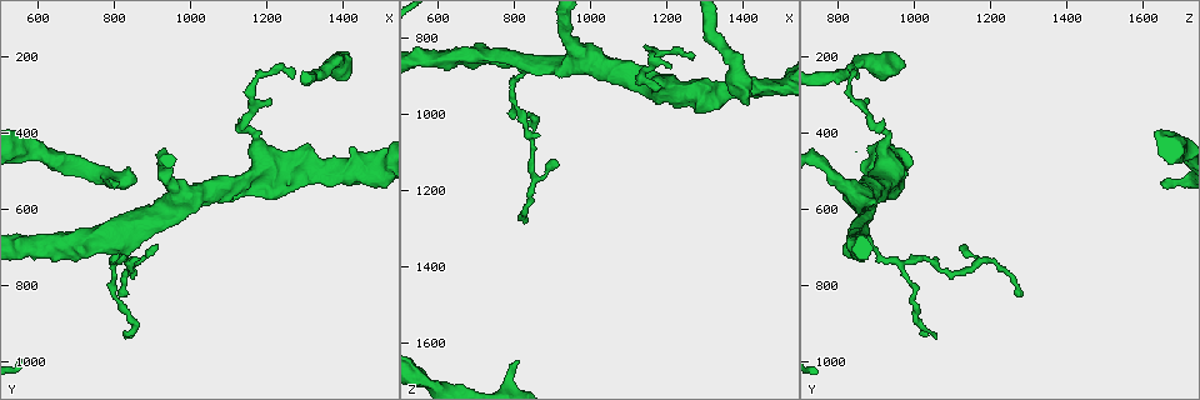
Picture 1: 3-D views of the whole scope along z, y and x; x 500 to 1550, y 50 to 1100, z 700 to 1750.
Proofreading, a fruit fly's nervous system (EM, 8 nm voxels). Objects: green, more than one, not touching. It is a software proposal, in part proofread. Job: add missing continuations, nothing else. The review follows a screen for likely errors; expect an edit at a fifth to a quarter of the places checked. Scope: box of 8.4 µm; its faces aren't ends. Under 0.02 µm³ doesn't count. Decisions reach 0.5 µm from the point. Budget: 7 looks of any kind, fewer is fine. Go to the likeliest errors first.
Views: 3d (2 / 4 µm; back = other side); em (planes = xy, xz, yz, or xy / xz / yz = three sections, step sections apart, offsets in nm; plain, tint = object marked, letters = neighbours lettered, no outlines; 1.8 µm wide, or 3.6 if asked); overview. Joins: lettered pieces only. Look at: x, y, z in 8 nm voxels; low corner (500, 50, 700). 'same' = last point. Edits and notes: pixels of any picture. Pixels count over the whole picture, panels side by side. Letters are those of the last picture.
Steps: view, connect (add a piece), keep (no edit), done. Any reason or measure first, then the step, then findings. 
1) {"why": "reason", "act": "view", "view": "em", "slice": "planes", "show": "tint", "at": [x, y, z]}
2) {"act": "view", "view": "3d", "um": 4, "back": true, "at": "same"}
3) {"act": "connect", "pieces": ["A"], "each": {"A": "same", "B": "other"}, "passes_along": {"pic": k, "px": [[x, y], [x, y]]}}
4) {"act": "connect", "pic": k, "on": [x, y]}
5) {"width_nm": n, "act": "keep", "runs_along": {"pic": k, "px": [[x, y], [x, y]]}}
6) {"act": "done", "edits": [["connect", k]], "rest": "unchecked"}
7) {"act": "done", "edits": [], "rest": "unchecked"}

{"why": "free end", "act": "view", "view": "em", "slice": "planes", "show": "letters", "at": [805, 530, 1640]}

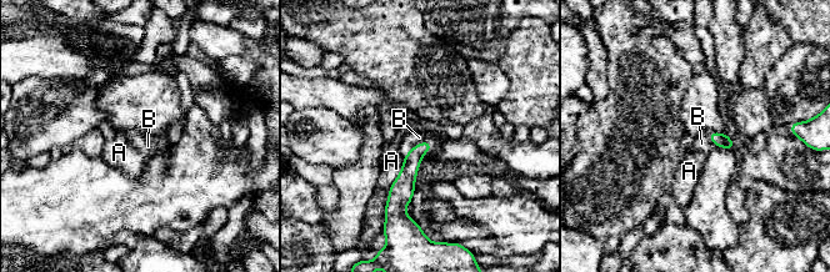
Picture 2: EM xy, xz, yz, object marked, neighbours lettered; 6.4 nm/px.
{"act": "connect", "pieces": ["B"], "each": {"A": "other", "B": "same"}, "found": "the neuron continues"}

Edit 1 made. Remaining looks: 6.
{"act": "view", "view": "overview"}

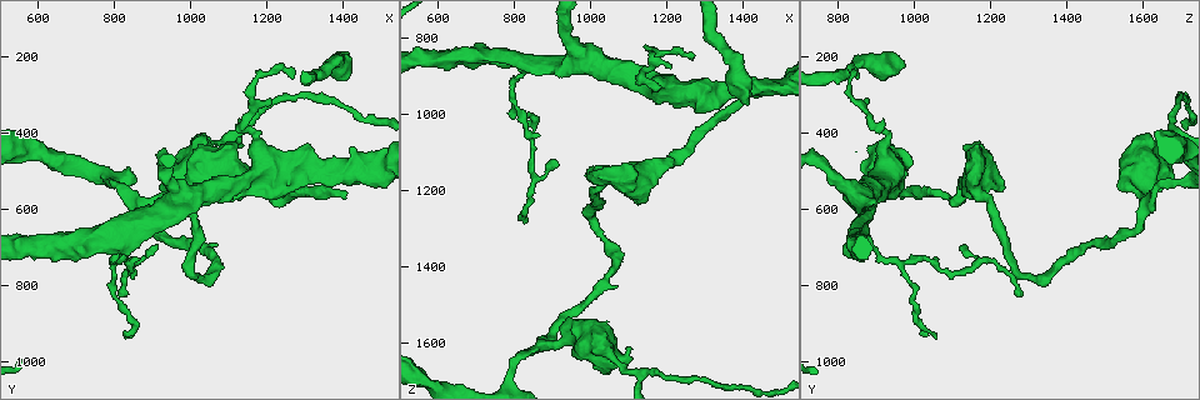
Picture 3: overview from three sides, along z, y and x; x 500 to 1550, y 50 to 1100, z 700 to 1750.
{"why": "three-way junction", "act": "view", "view": "3d", "um": 4, "at": [830, 675, 860]}

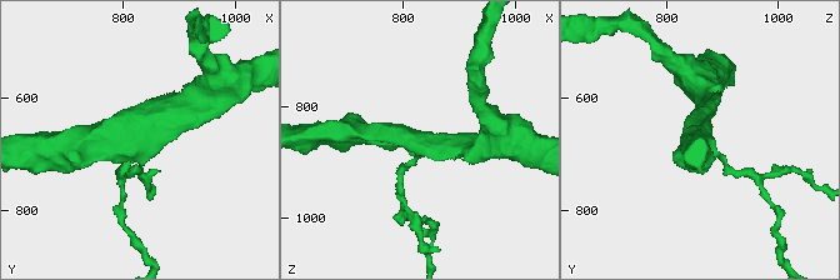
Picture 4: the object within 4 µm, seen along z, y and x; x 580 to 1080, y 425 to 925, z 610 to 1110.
{"act": "view", "view": "em", "um": 3.6, "slice": "planes", "show": "tint", "at": [830, 680, 870]}

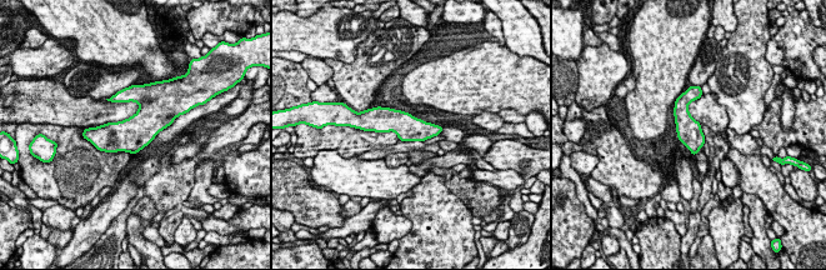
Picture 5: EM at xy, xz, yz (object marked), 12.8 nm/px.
{"act": "view", "view": "em", "um": 3.6, "slice": "planes", "show": "letters", "at": "same"}

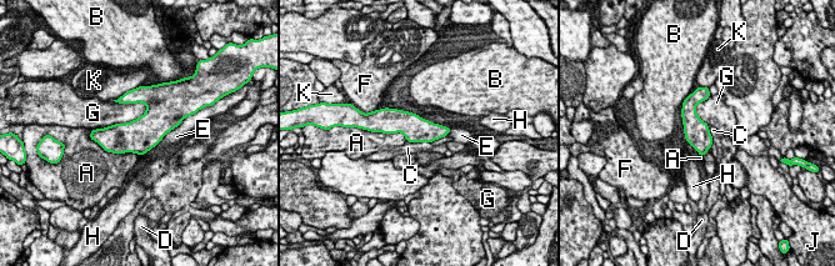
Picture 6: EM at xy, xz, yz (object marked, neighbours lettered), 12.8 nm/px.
{"act": "keep", "each": {"A": "other", "B": "other", "C": "other", "D": "other", "E": "other", "F": "other", "G": "other", "H": "other", "J": "other", "K": "other"}, "border": {"pic": 6, "px": [[708, 125], [714, 141]]}, "found": "none of them fits"}

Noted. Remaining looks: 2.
{"why": "an open end", "act": "view", "view": "em", "slice": "planes", "show": "letters", "at": [915, 695, 1125]}

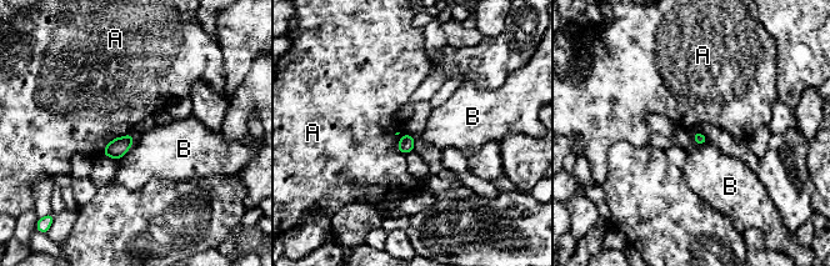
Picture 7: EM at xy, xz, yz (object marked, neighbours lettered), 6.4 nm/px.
{"act": "keep", "each": {"A": "other", "B": "other"}, "border": {"pic": 7, "px": [[396, 131], [405, 155]]}, "found": "none of them fits"}

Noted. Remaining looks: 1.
{"act": "done", "edits": [["connect", 2]], "rest": "unchecked"}

